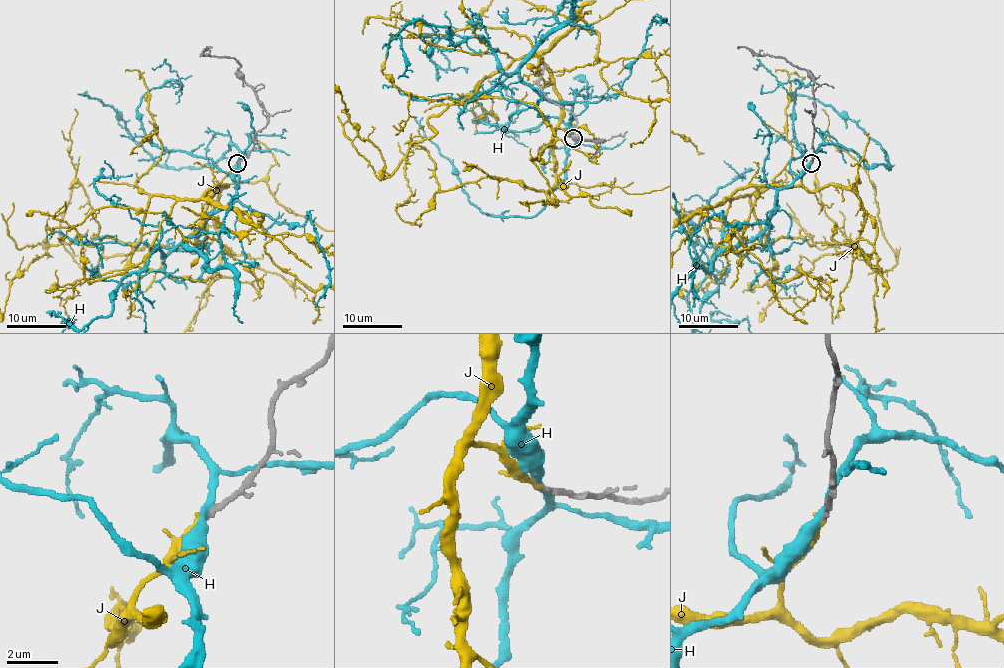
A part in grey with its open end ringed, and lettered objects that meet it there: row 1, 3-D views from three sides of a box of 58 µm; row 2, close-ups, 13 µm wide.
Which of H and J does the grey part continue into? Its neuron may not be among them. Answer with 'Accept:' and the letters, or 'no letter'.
Accept: J

